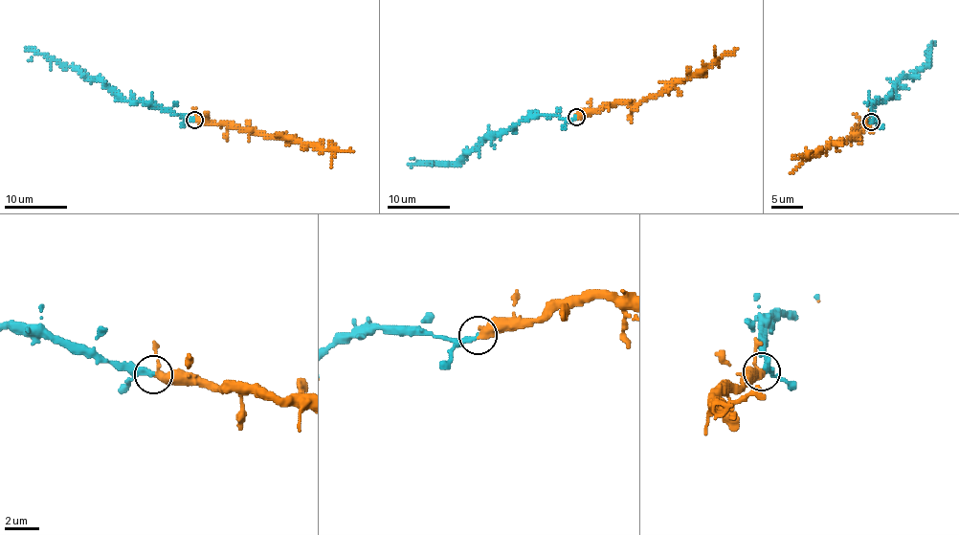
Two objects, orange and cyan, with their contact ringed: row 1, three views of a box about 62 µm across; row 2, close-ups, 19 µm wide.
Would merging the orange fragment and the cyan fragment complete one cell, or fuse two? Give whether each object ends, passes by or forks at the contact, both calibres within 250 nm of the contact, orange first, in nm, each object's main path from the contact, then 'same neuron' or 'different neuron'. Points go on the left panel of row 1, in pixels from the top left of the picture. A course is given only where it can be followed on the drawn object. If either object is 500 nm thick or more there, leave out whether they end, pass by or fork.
orange passes by; cyan ends there; 360 nm thick on the orange side, 340 nm on the other; orange runs (193, 120), (272, 136), (293, 137), (302, 142), (315, 143), (323, 149), (352, 152); cyan runs (193, 120), (128, 101), (108, 90), (99, 79), (83, 78), (73, 67), (36, 55), (24, 46); same neuron

